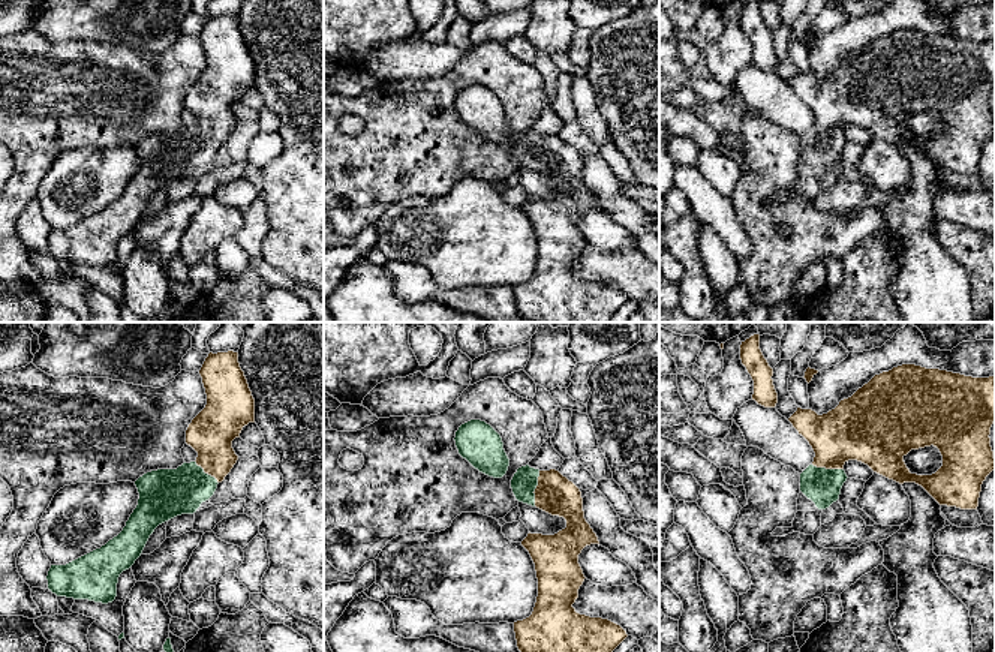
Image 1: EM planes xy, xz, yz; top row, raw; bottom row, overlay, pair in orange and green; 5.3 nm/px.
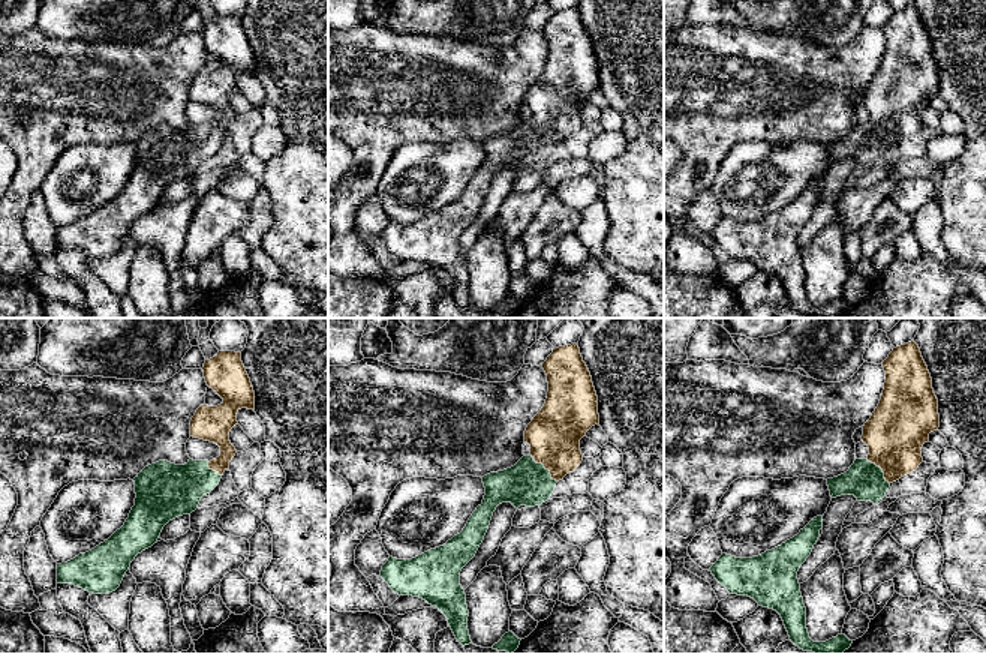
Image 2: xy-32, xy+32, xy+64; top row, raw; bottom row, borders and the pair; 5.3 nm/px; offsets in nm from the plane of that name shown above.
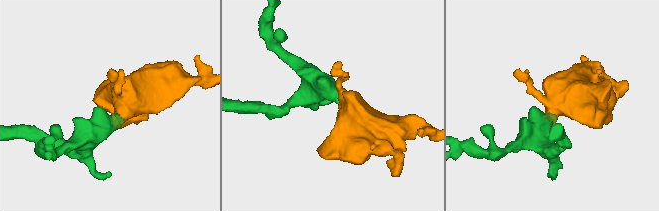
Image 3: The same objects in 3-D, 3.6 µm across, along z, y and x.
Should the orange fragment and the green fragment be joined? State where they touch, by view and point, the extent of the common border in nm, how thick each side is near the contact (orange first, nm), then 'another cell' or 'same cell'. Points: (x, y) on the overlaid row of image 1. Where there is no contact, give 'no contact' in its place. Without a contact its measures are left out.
xz (535, 489) | 190 nm | 220/140 nm | same cell

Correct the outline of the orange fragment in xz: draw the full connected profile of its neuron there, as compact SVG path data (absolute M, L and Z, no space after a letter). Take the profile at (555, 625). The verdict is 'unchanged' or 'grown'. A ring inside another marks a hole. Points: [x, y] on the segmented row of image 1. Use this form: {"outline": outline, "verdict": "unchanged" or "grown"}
{"outline": "M529 465L517 469L511 489L518 502L536 507L566 520L566 528L554 535L527 534L521 546L529 552L538 579L538 597L529 618L514 622L520 652L613 652L626 637L626 631L602 618L590 618L575 612L572 604L584 582L578 555L586 546L599 544L596 534L584 519L580 489L559 471L539 471Z", "verdict": "grown"}

